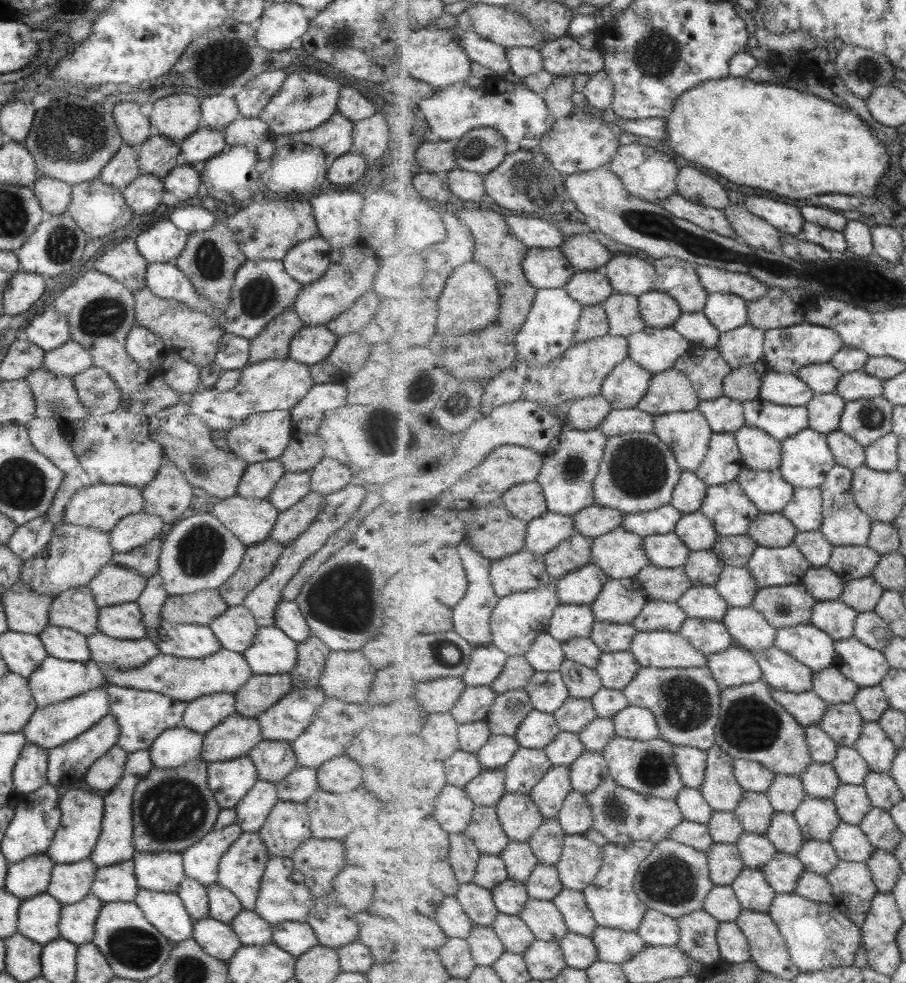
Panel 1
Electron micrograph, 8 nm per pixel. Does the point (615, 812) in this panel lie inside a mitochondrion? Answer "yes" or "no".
yes

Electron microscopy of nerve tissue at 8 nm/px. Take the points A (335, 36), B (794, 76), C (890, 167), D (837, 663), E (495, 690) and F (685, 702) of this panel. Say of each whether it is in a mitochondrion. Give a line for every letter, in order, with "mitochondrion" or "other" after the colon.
A: mitochondrion
B: other
C: other
D: other
E: other
F: mitochondrion

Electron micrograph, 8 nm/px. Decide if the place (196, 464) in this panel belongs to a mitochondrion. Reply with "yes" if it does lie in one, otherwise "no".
yes

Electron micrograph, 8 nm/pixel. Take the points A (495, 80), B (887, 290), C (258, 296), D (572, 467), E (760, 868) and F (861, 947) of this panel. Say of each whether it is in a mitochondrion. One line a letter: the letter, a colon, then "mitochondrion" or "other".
A: other
B: mitochondrion
C: mitochondrion
D: mitochondrion
E: other
F: other

